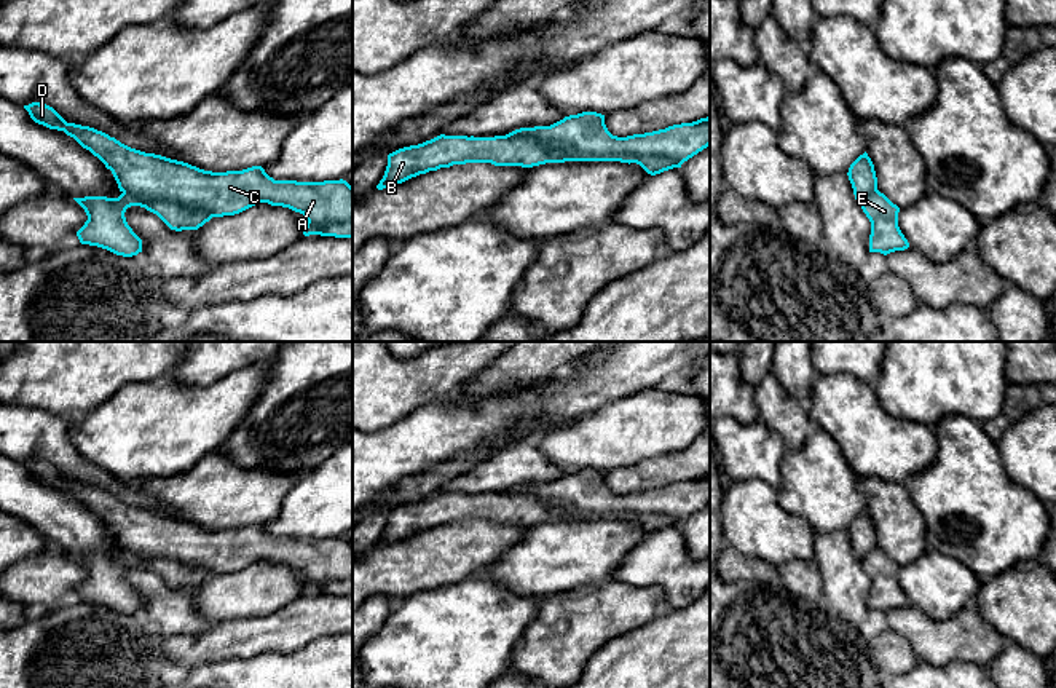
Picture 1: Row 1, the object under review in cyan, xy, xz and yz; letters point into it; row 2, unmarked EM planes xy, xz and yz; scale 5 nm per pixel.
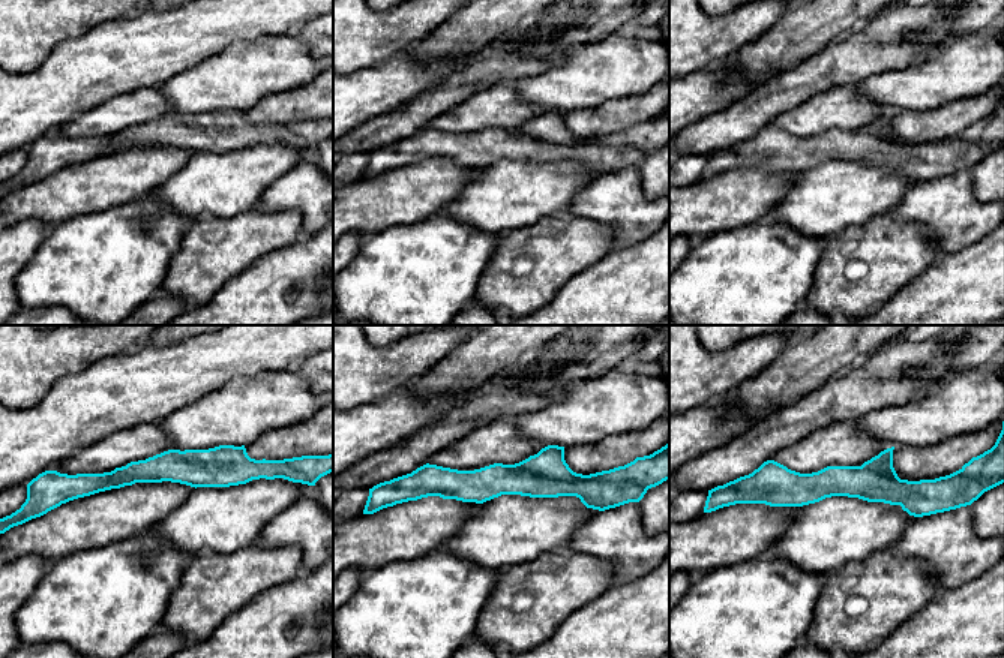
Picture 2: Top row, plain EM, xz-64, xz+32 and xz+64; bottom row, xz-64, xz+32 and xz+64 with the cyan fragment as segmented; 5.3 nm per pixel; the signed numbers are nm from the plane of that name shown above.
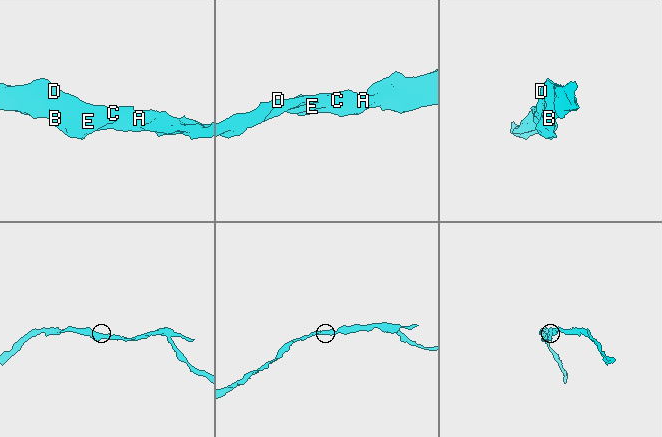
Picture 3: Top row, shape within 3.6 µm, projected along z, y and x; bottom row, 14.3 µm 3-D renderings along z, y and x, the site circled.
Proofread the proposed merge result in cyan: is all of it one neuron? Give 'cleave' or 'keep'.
keep

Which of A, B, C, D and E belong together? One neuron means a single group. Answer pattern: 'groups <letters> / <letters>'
groups A B C D E

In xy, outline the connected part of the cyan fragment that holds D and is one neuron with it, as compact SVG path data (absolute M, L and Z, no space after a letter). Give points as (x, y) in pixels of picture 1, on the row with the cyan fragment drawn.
M40 102L24 105L30 118L49 129L64 131L83 148L97 156L112 171L121 195L118 198L73 198L86 212L88 220L77 231L81 244L97 246L116 255L132 257L142 252L142 239L128 225L124 212L140 206L156 214L171 230L198 230L212 217L234 215L255 204L289 208L306 217L305 236L321 235L353 238L353 187L340 180L297 182L274 180L262 166L242 171L212 172L183 161L131 148L115 137L89 126L67 123L53 107Z

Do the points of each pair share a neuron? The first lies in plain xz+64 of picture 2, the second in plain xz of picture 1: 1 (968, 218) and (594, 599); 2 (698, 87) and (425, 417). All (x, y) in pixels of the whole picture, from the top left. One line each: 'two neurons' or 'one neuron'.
1: one neuron
2: one neuron

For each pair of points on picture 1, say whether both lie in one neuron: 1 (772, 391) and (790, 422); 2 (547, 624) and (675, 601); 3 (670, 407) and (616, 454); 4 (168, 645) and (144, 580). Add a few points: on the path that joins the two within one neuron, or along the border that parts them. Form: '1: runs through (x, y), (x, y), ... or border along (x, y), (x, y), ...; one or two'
1: runs through (772, 399), (782, 414); one
2: runs through (579, 612), (606, 612), (627, 601), (643, 601); one
3: runs through (658, 420), (645, 425), (629, 441); one
4: border along (203, 632), (173, 634), (158, 640); two

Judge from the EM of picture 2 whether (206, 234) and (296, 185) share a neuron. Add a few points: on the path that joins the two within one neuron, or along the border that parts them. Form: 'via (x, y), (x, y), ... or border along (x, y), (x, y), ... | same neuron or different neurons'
via (228, 234), (246, 234), (273, 207) | same neuron

